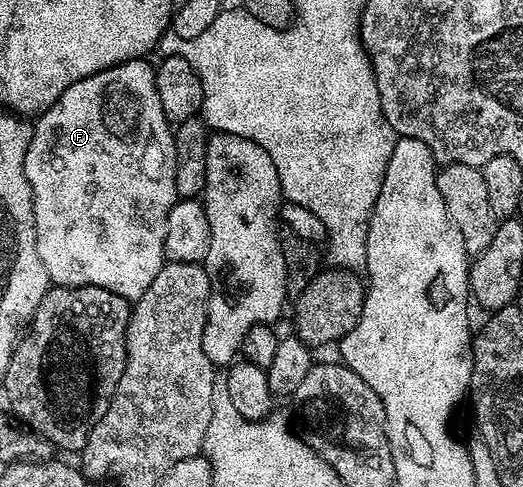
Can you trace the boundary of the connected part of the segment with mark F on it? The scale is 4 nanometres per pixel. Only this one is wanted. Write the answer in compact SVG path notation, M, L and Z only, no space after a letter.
M132 58L129 62L106 68L94 76L86 76L86 80L78 80L78 84L70 84L70 88L66 88L66 92L62 92L62 96L58 96L58 100L54 100L54 104L50 104L50 108L35 119L32 139L24 154L24 171L32 189L36 251L46 268L49 283L58 286L101 286L110 292L118 292L118 296L129 300L142 297L146 288L154 284L154 276L158 276L166 261L164 256L166 220L170 216L170 208L178 201L174 126L169 122L166 112L162 112L162 100L158 100L153 63L148 63L144 58Z

